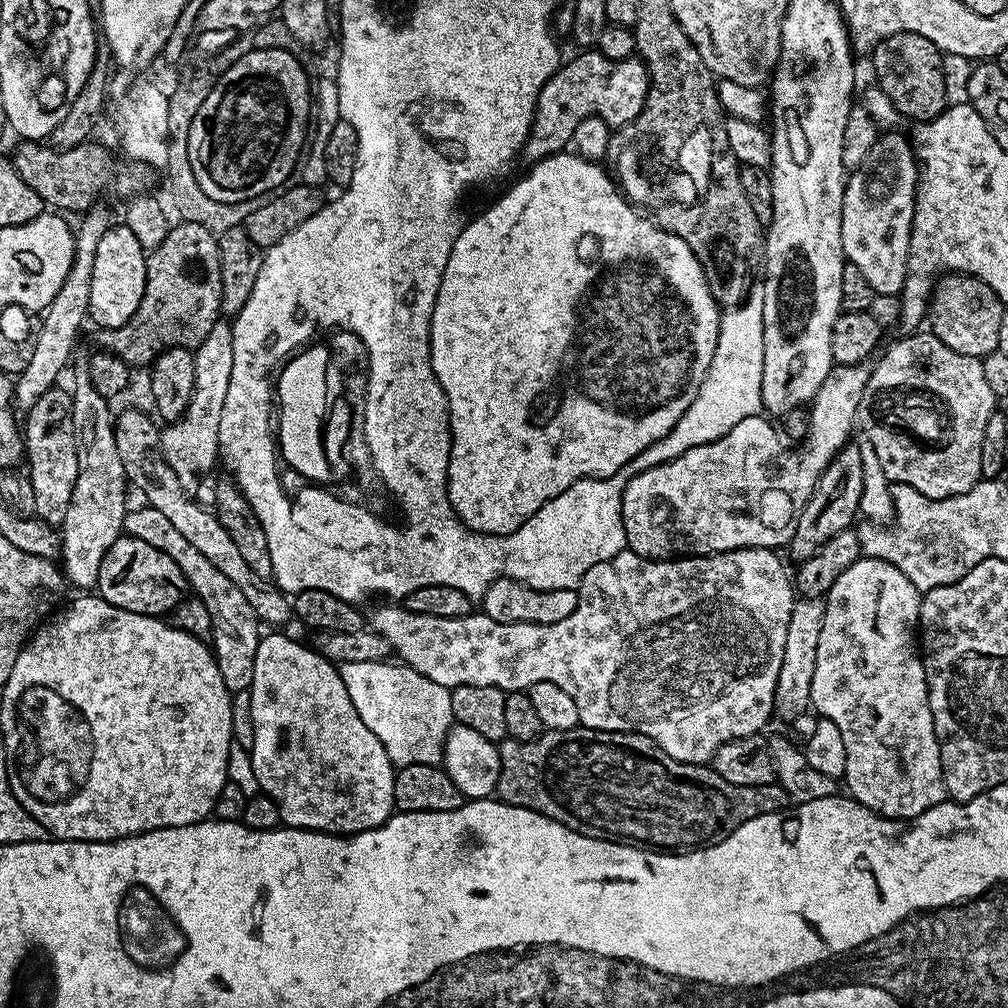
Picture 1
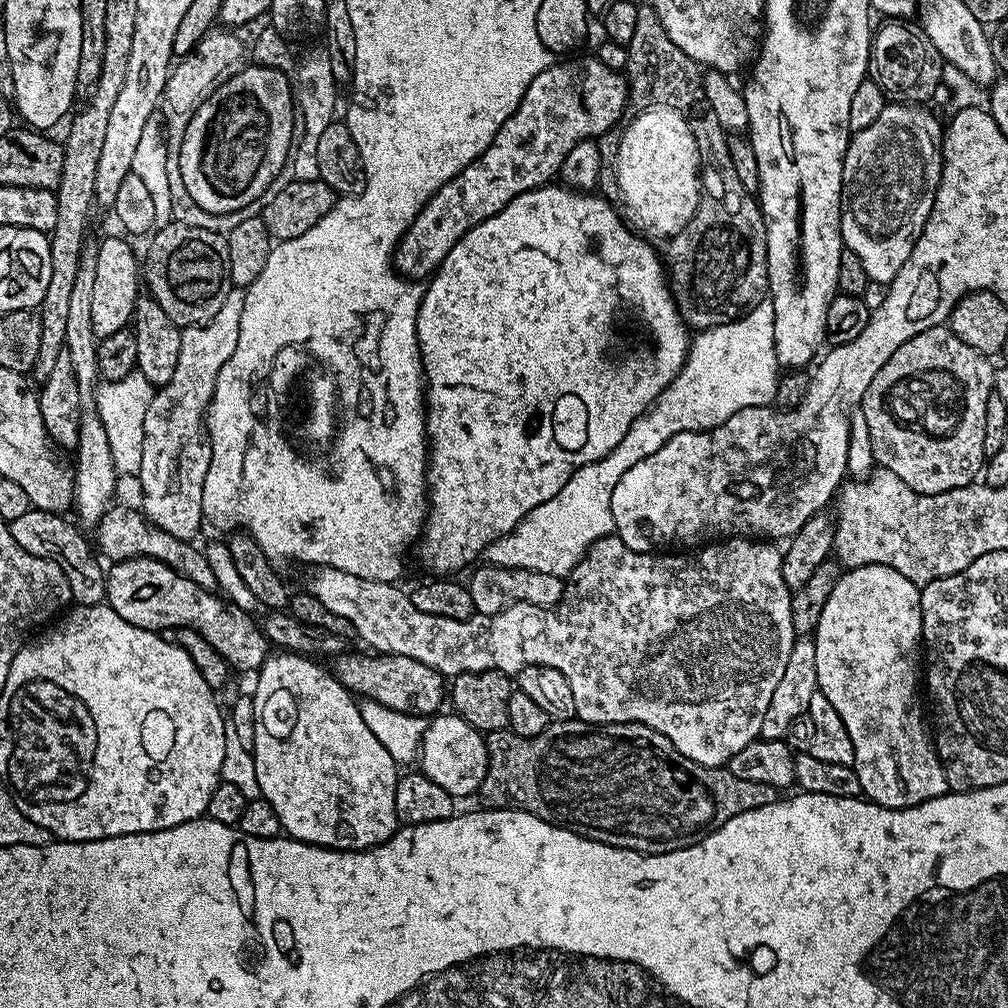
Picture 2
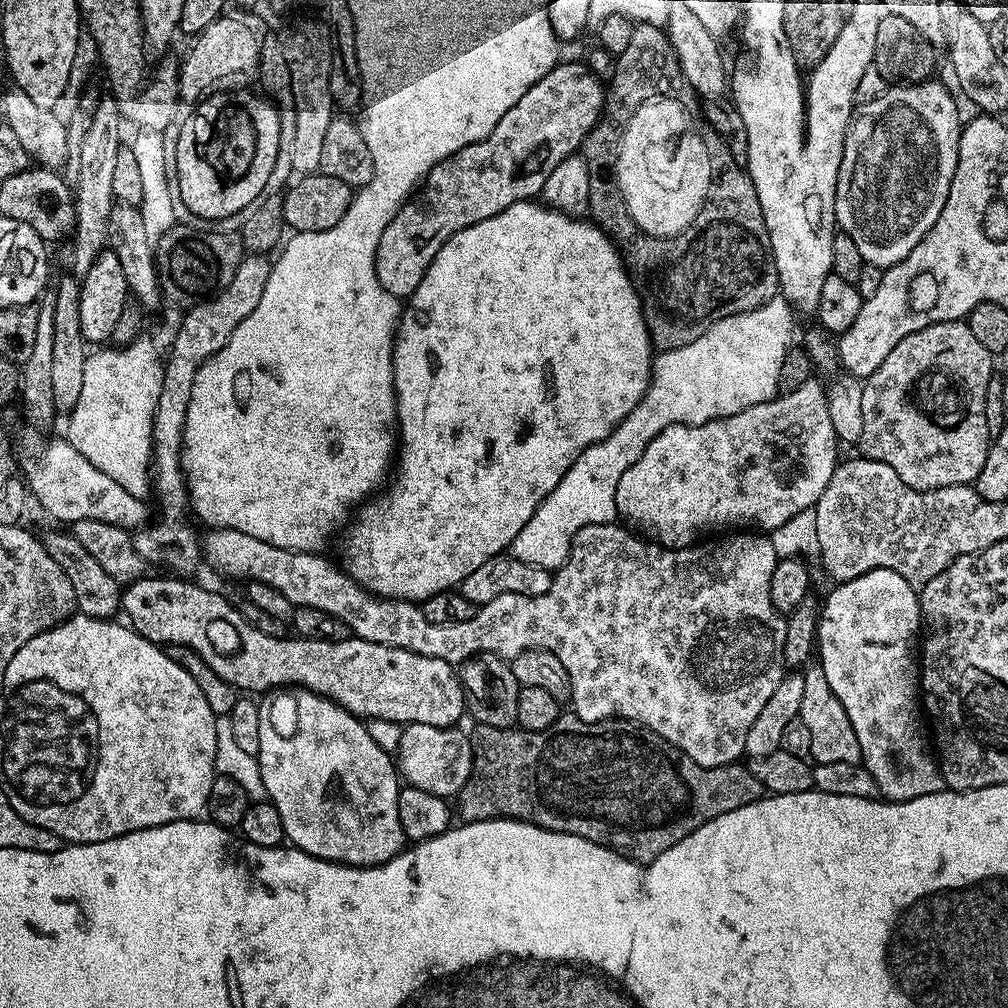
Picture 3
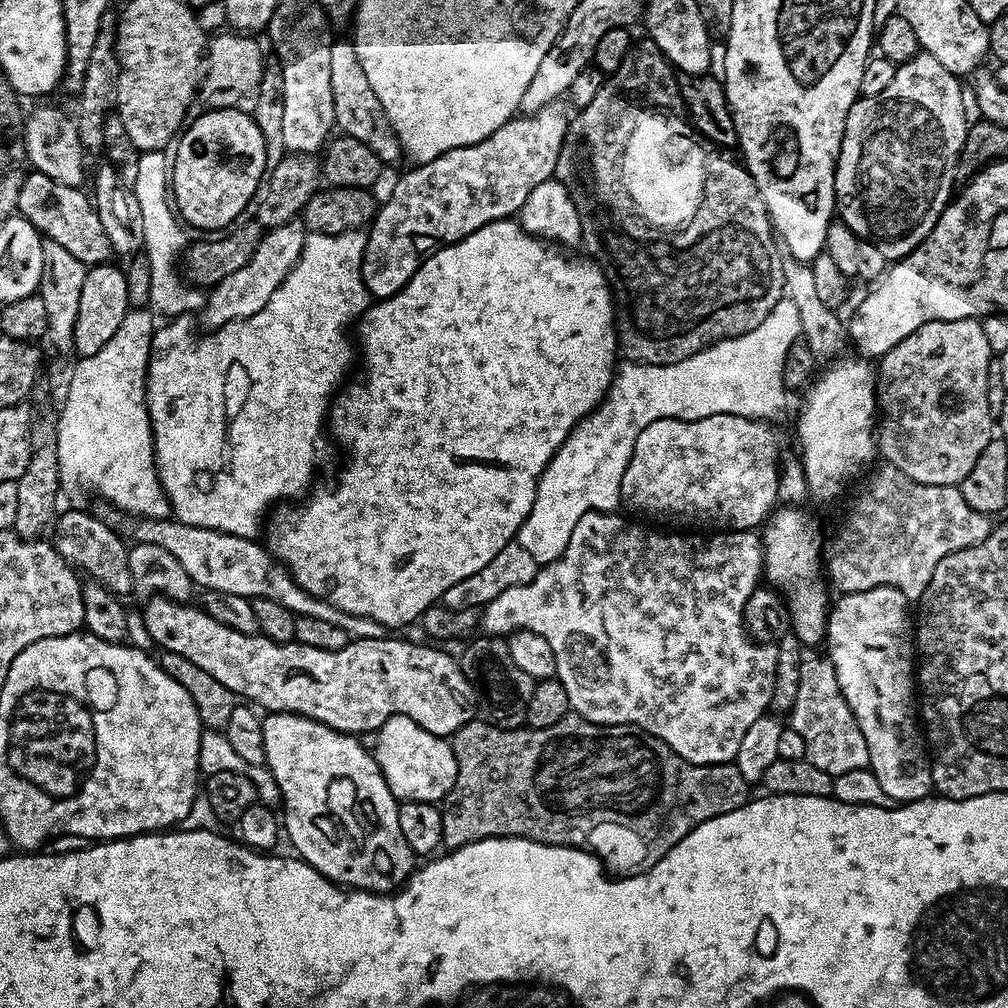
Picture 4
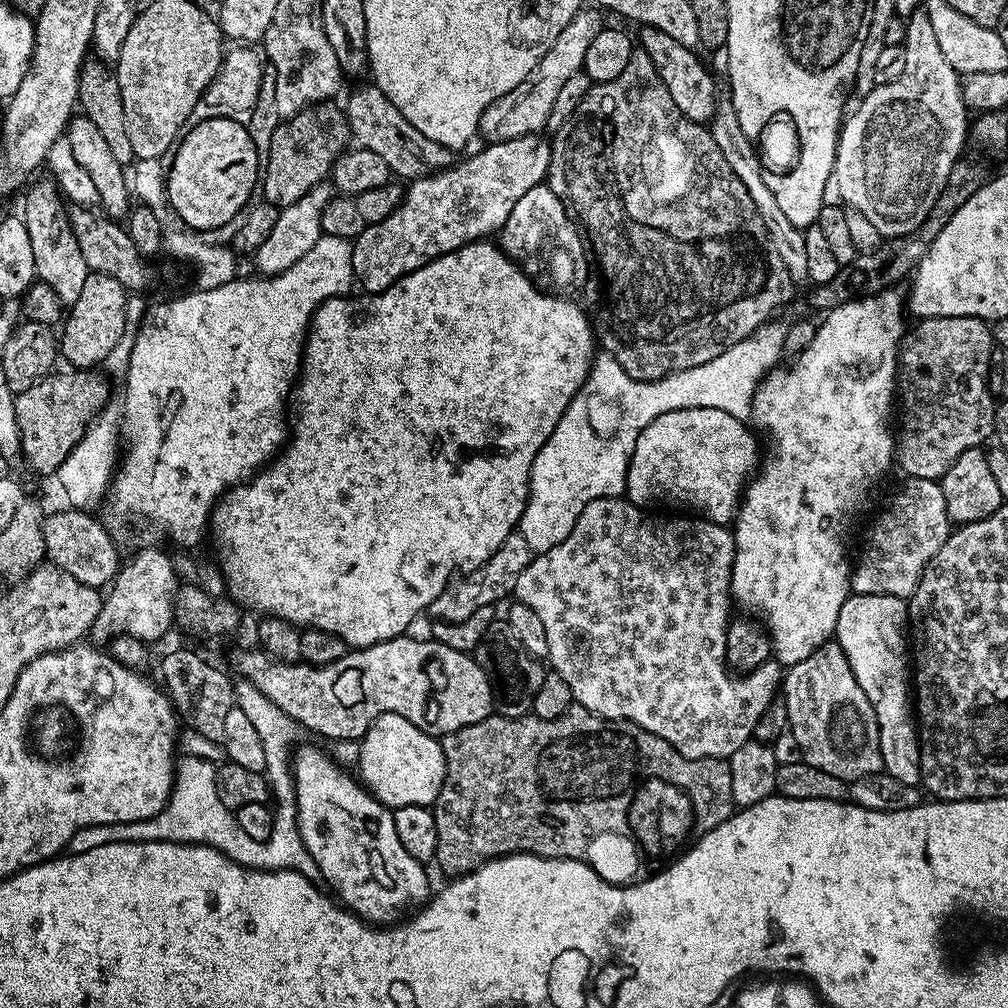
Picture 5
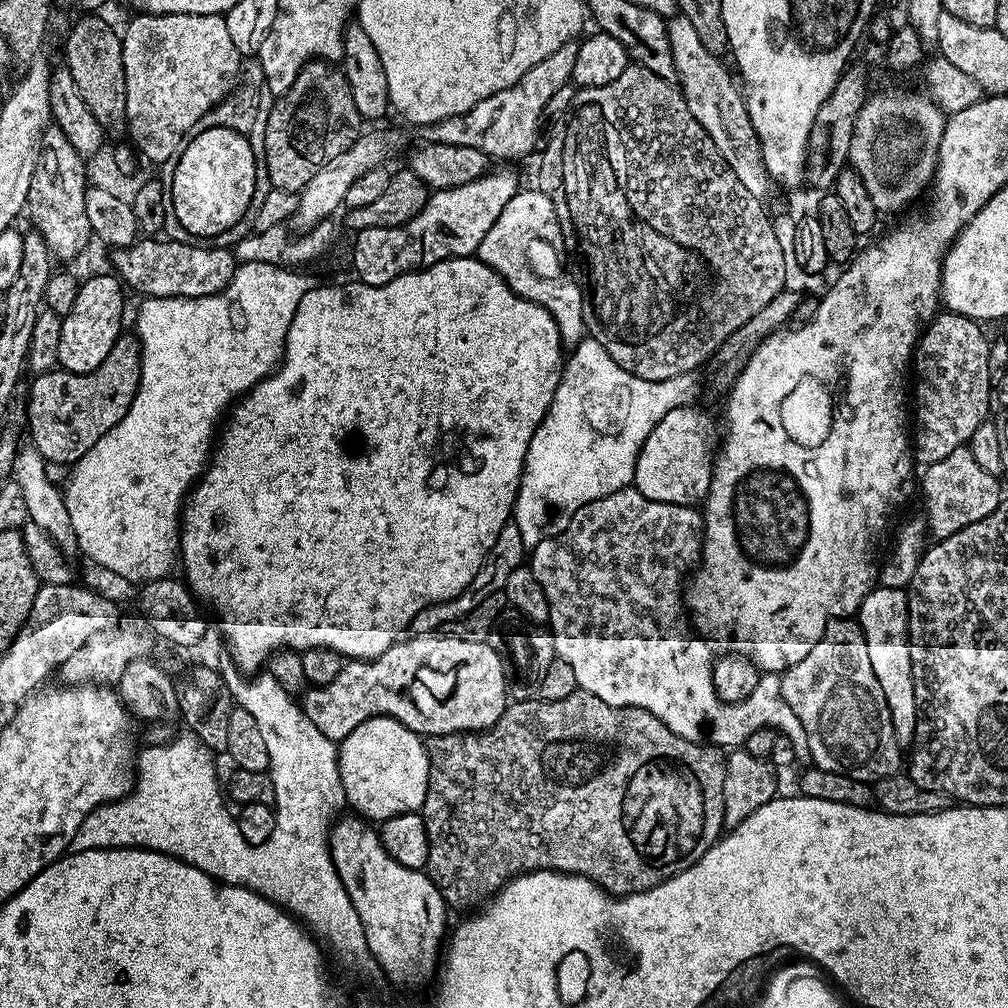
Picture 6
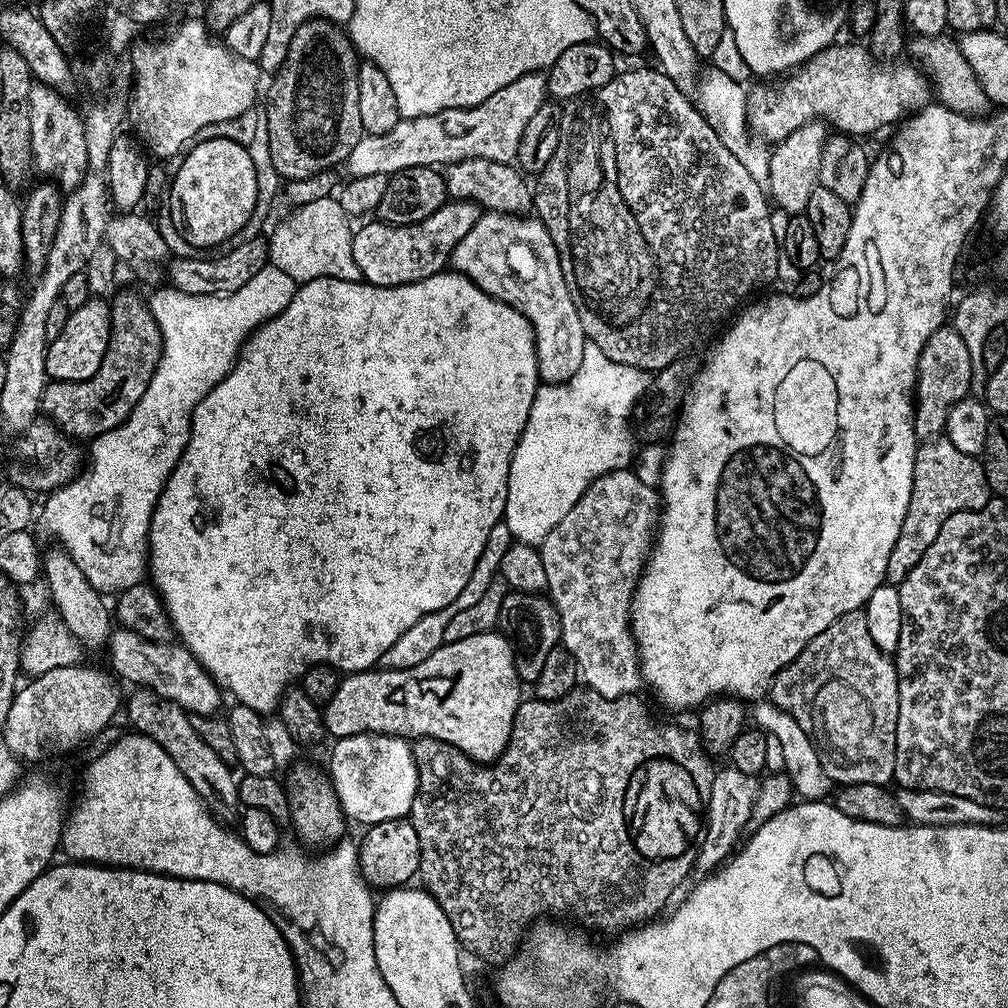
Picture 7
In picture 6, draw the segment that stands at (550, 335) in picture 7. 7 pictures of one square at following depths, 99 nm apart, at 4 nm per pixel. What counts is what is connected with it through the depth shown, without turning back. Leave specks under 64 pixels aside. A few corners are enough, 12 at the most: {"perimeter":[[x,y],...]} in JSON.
{"perimeter":[[517,190],[475,255],[542,306],[561,345],[585,339],[579,283],[543,276],[528,243],[559,249],[548,192]]}

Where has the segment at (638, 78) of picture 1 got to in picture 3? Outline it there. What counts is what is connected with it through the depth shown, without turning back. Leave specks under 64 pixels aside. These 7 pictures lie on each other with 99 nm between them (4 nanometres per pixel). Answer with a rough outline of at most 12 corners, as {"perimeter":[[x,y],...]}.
{"perimeter":[[557,63],[485,140],[424,177],[376,247],[418,290],[458,230],[544,190],[600,121],[606,88]]}

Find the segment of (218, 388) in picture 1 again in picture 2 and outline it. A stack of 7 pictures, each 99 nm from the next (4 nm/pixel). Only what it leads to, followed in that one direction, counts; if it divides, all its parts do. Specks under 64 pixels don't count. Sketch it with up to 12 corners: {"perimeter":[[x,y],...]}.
{"perimeter":[[243,287],[181,331],[143,423],[149,522],[195,541],[212,444],[206,417],[238,346]]}

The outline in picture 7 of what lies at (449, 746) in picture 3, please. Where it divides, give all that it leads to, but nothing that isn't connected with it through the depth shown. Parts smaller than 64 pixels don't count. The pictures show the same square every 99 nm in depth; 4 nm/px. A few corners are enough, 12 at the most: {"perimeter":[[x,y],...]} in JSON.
{"perimeter":[[402,736],[335,741],[327,777],[361,826],[403,820],[418,770]]}

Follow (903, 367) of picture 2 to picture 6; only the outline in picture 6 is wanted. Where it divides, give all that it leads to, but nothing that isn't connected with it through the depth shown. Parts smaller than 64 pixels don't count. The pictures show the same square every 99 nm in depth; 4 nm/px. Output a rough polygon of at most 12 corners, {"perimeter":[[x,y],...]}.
{"perimeter":[[941,311],[916,341],[917,465],[989,419],[989,337]]}

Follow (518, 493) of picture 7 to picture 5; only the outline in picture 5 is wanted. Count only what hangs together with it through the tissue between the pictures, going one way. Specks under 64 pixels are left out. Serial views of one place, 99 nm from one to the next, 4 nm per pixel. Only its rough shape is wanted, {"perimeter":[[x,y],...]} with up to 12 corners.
{"perimeter":[[769,322],[702,366],[635,380],[601,351],[538,450],[518,530],[558,546],[623,497],[662,414],[747,421],[781,363]]}

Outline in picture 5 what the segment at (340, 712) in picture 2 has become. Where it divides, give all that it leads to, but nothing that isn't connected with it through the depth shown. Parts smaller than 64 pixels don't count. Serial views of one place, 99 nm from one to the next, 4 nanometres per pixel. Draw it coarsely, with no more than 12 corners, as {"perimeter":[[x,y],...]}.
{"perimeter":[[320,748],[296,821],[343,907],[391,926],[429,899],[393,809]]}

